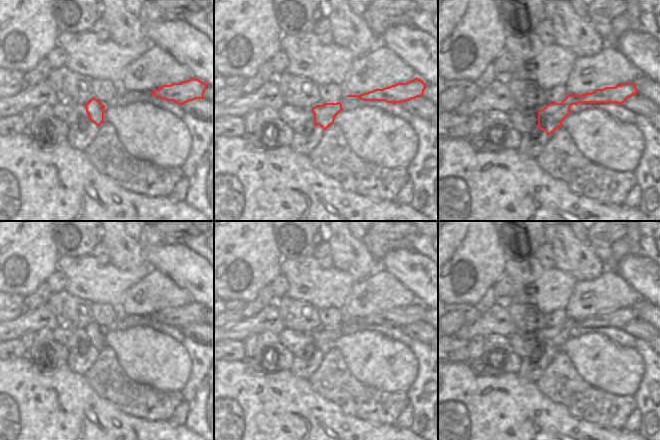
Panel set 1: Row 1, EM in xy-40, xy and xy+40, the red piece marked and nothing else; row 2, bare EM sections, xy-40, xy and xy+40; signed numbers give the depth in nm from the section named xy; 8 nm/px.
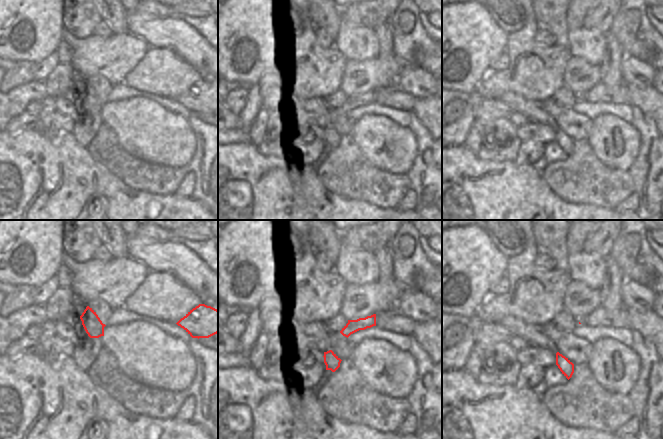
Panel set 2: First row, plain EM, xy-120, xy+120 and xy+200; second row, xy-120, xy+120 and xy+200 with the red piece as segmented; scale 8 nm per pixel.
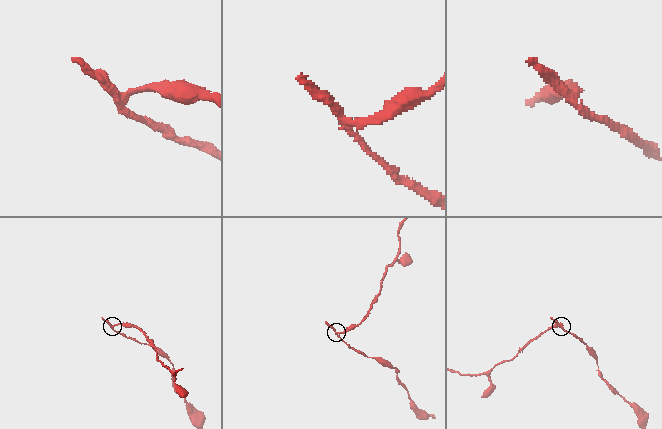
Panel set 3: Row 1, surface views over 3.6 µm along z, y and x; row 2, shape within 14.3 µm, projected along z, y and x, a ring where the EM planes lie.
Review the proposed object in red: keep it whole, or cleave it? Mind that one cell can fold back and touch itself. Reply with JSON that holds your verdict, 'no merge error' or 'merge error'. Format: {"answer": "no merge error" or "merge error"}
{"answer": "merge error"}

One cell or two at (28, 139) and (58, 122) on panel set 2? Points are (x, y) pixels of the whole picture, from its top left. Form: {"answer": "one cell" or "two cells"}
{"answer": "two cells"}

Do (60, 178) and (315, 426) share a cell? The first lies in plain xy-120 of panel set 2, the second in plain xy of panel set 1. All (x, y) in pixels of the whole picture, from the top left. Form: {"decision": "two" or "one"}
{"decision": "one"}

